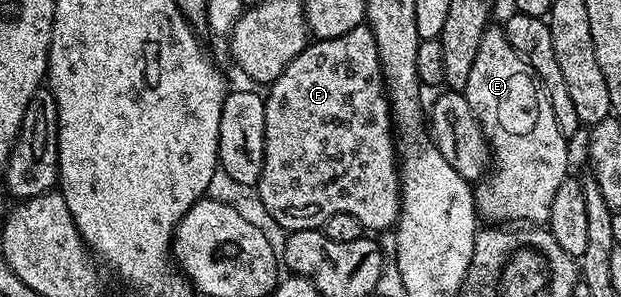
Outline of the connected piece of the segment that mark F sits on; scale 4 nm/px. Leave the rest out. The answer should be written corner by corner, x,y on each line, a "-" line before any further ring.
366,23
358,24
349,34
329,38
316,39
308,43
306,48
285,66
282,74
269,85
265,92
265,158
261,178
257,185
259,200
263,208
280,224
291,232
306,228
322,229
323,224
333,214
353,214
357,222
361,222
364,230
371,228
375,232
394,229
399,218
399,160
397,159
397,136
391,122
391,106
387,103
387,85
383,82
383,67
377,54
377,42
373,38
373,30

